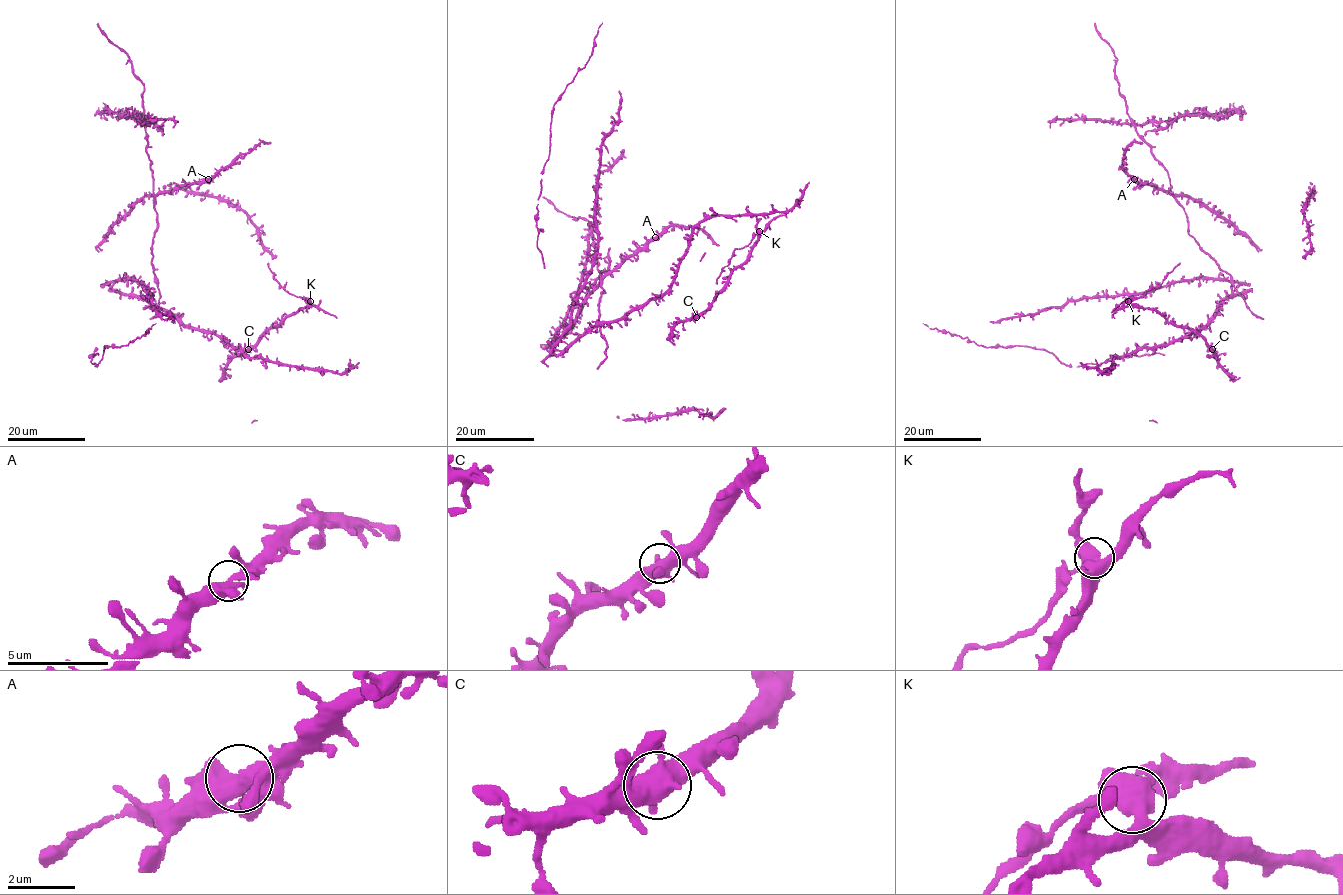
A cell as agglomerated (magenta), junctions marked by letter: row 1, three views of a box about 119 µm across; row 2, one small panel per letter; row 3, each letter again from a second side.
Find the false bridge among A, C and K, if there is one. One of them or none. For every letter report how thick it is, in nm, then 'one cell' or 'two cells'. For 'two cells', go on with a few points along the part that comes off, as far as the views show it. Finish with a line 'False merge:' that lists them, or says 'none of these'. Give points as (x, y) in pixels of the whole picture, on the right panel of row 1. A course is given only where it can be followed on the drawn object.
A: 480 nm | one cell
C: 500 nm | one cell
K: 550 nm | two cells | (1128, 301), (1158, 286), (1180, 263)
False merge: K

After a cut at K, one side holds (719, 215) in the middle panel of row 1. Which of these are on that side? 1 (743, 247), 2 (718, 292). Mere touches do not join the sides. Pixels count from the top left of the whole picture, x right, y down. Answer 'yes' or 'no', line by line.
1: no
2: yes

